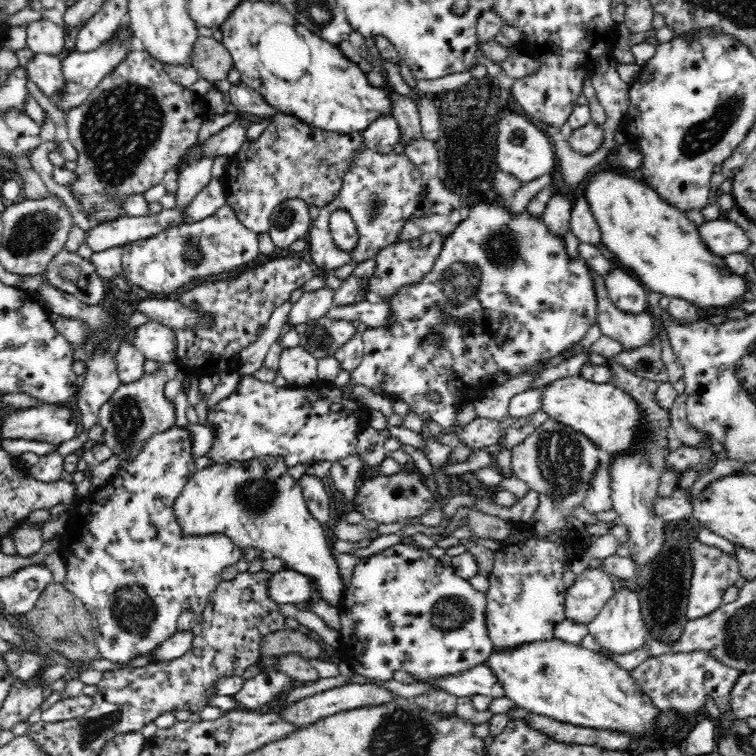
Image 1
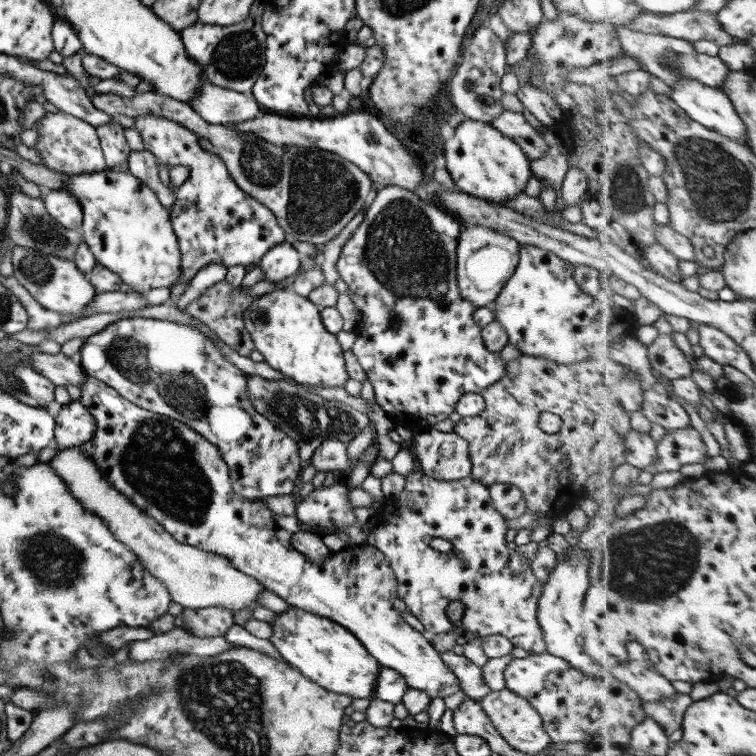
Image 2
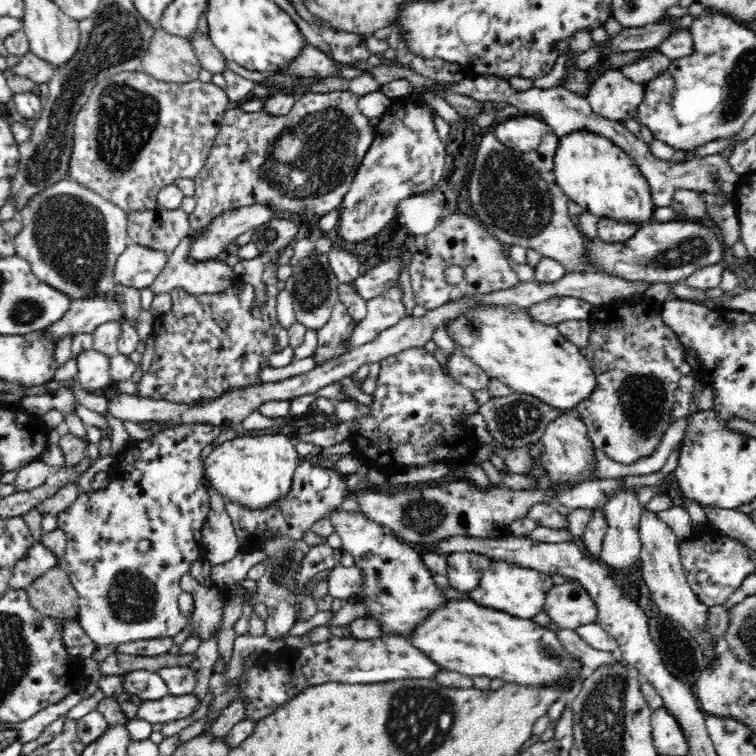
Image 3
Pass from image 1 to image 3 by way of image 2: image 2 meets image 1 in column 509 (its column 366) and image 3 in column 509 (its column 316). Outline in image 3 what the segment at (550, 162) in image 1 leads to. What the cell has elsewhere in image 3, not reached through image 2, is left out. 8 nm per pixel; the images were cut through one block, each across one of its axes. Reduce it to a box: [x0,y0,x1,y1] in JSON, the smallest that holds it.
[490,114,550,153]

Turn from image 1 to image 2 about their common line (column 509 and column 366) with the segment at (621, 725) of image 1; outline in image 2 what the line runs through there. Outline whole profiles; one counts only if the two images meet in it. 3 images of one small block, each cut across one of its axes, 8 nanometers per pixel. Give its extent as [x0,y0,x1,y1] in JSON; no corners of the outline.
[269,607,382,700]

